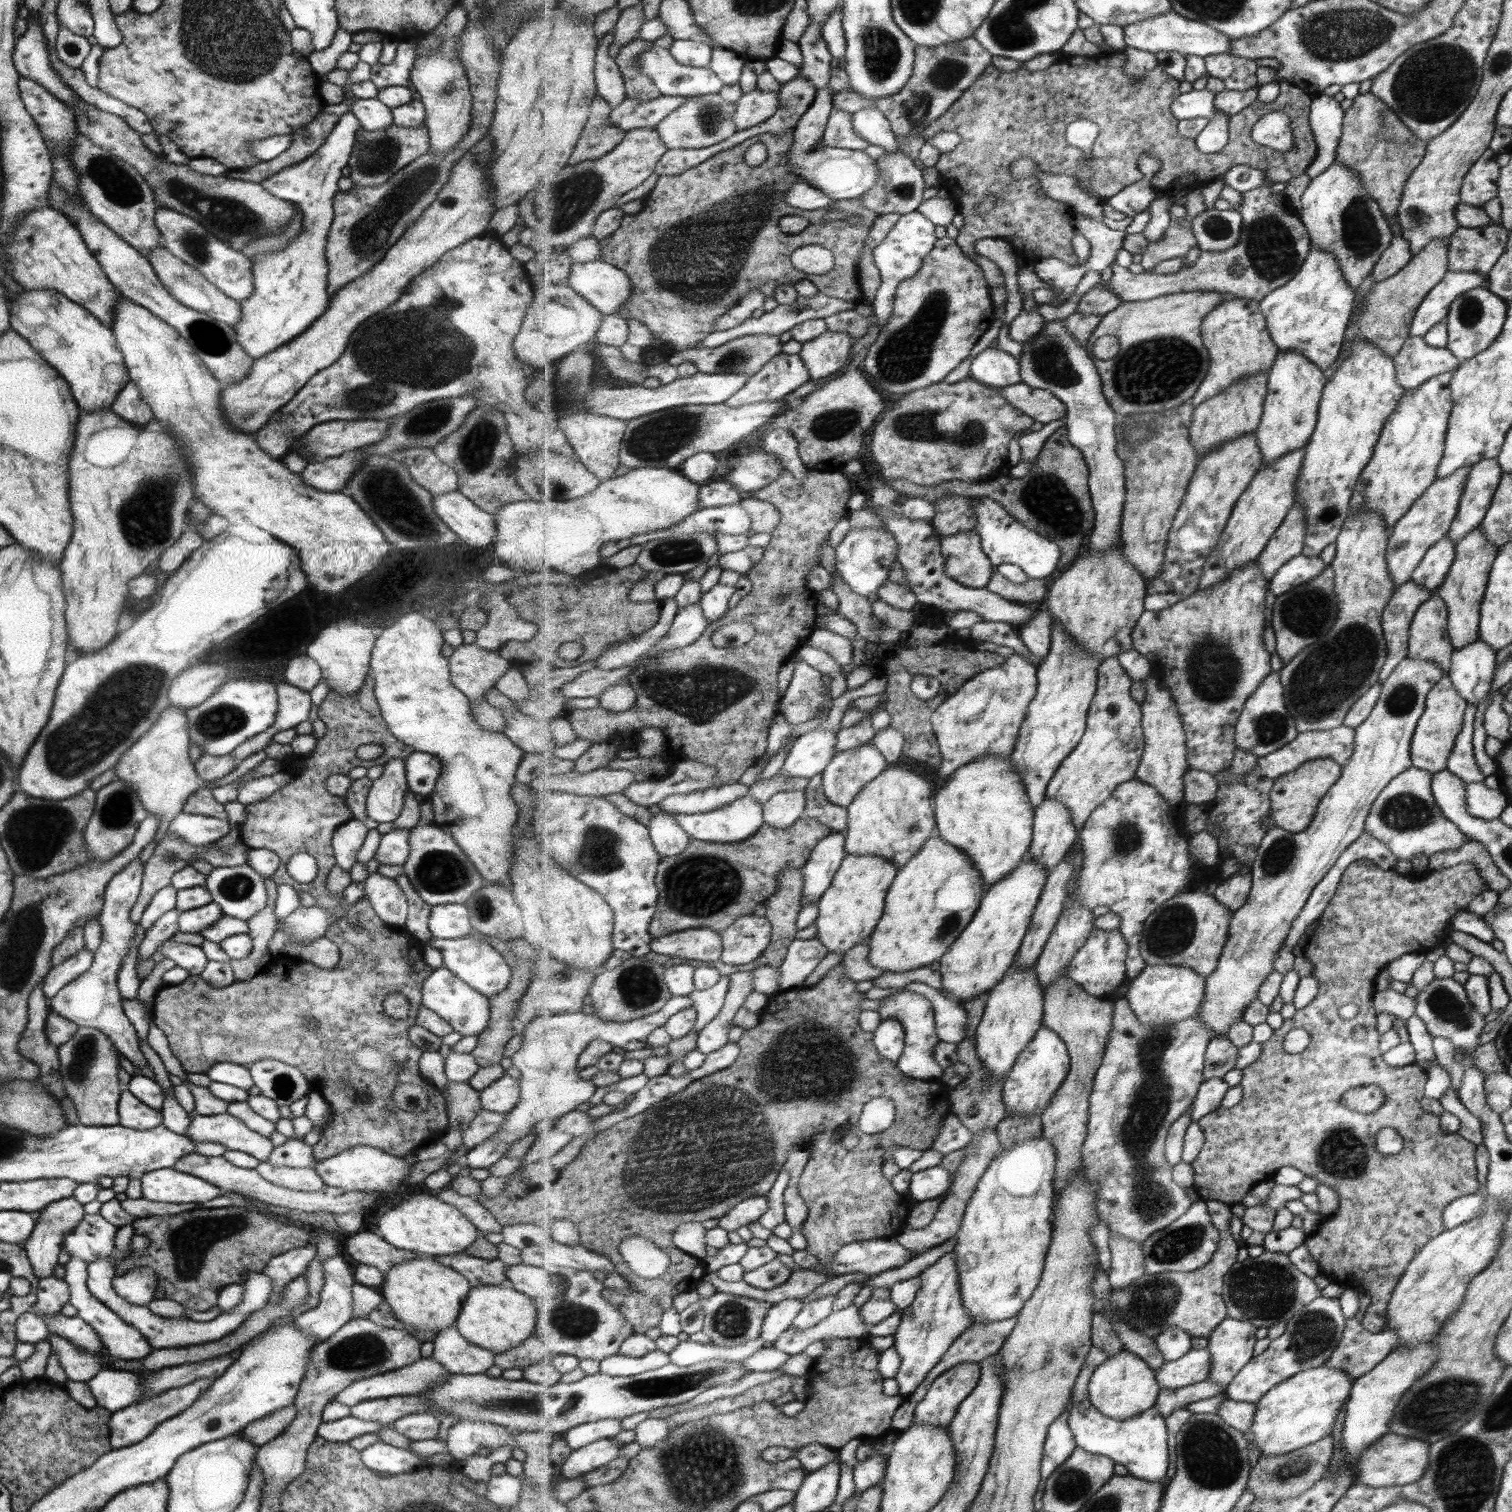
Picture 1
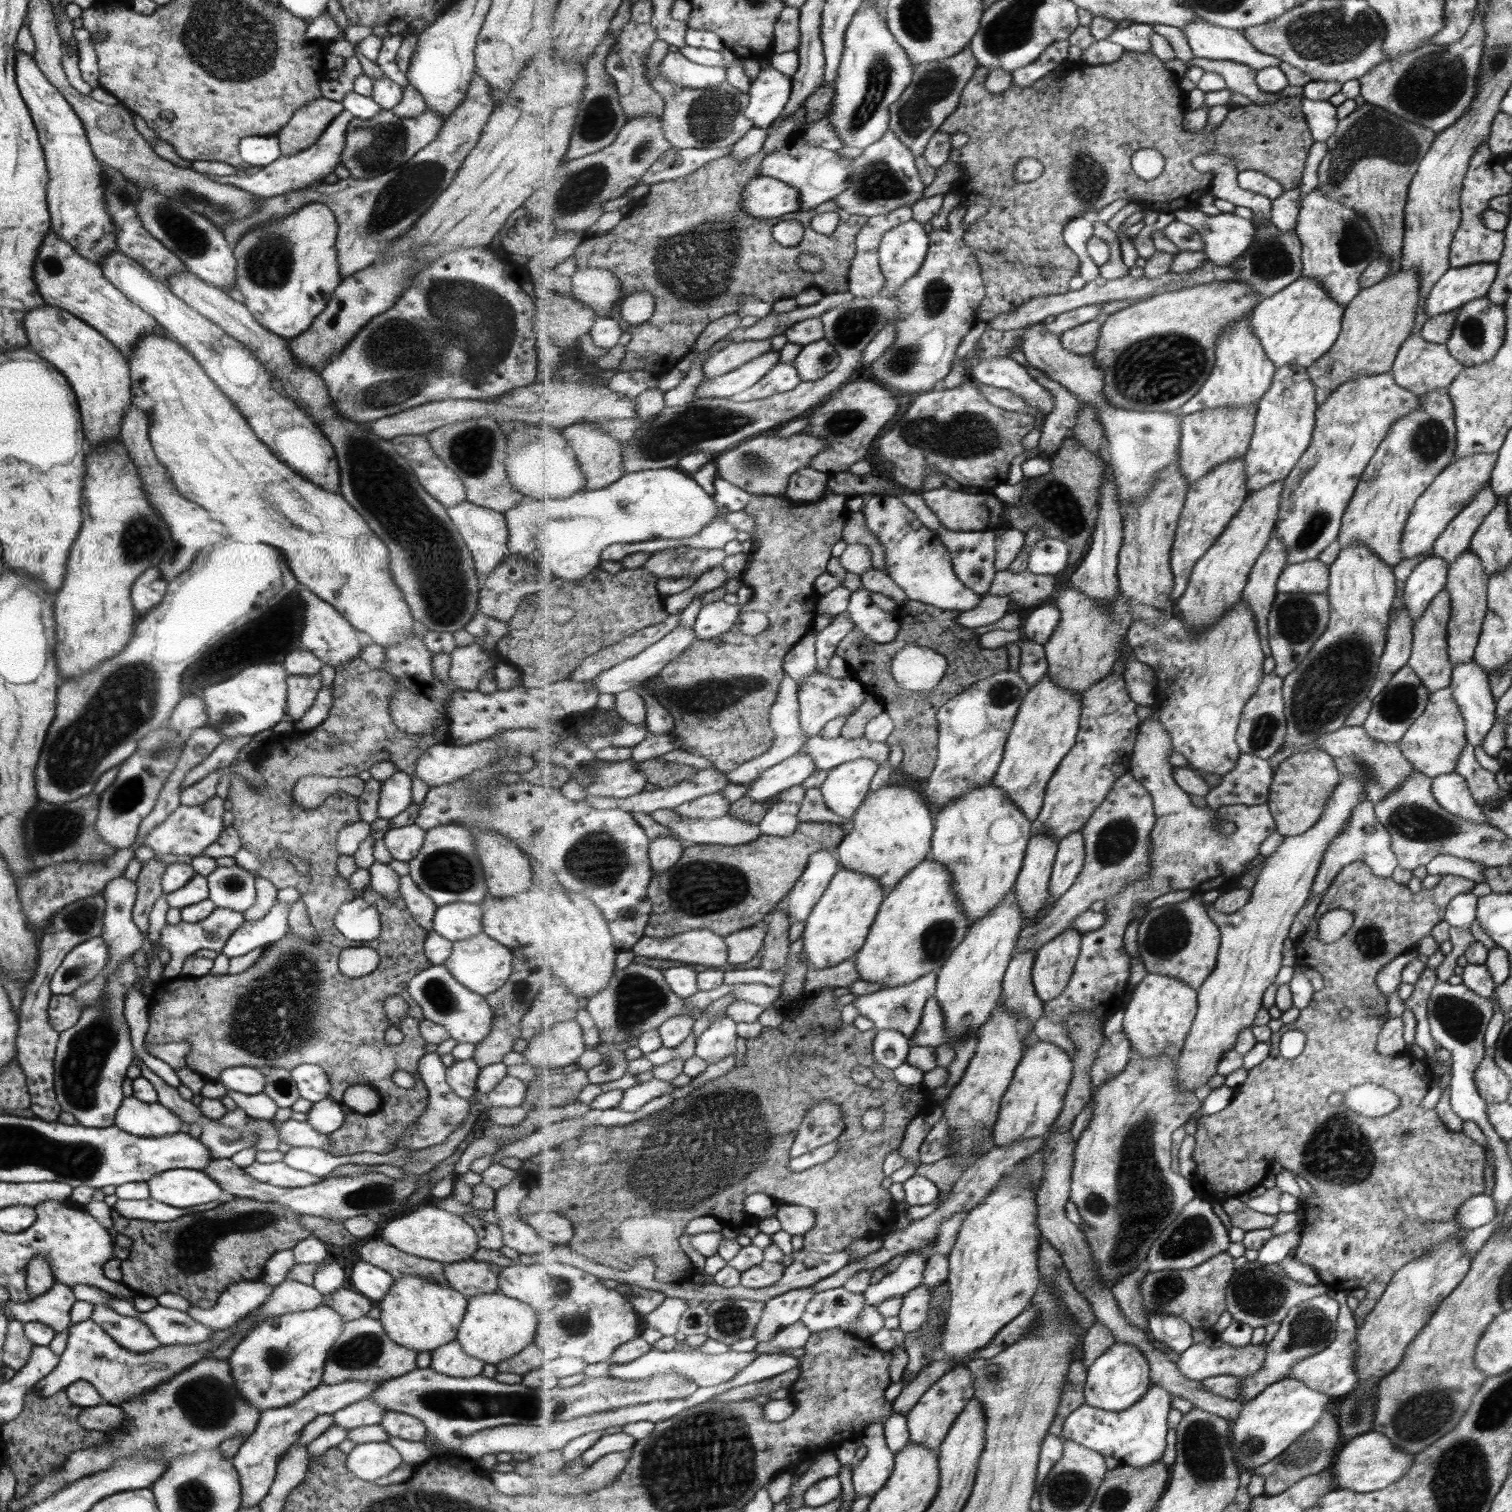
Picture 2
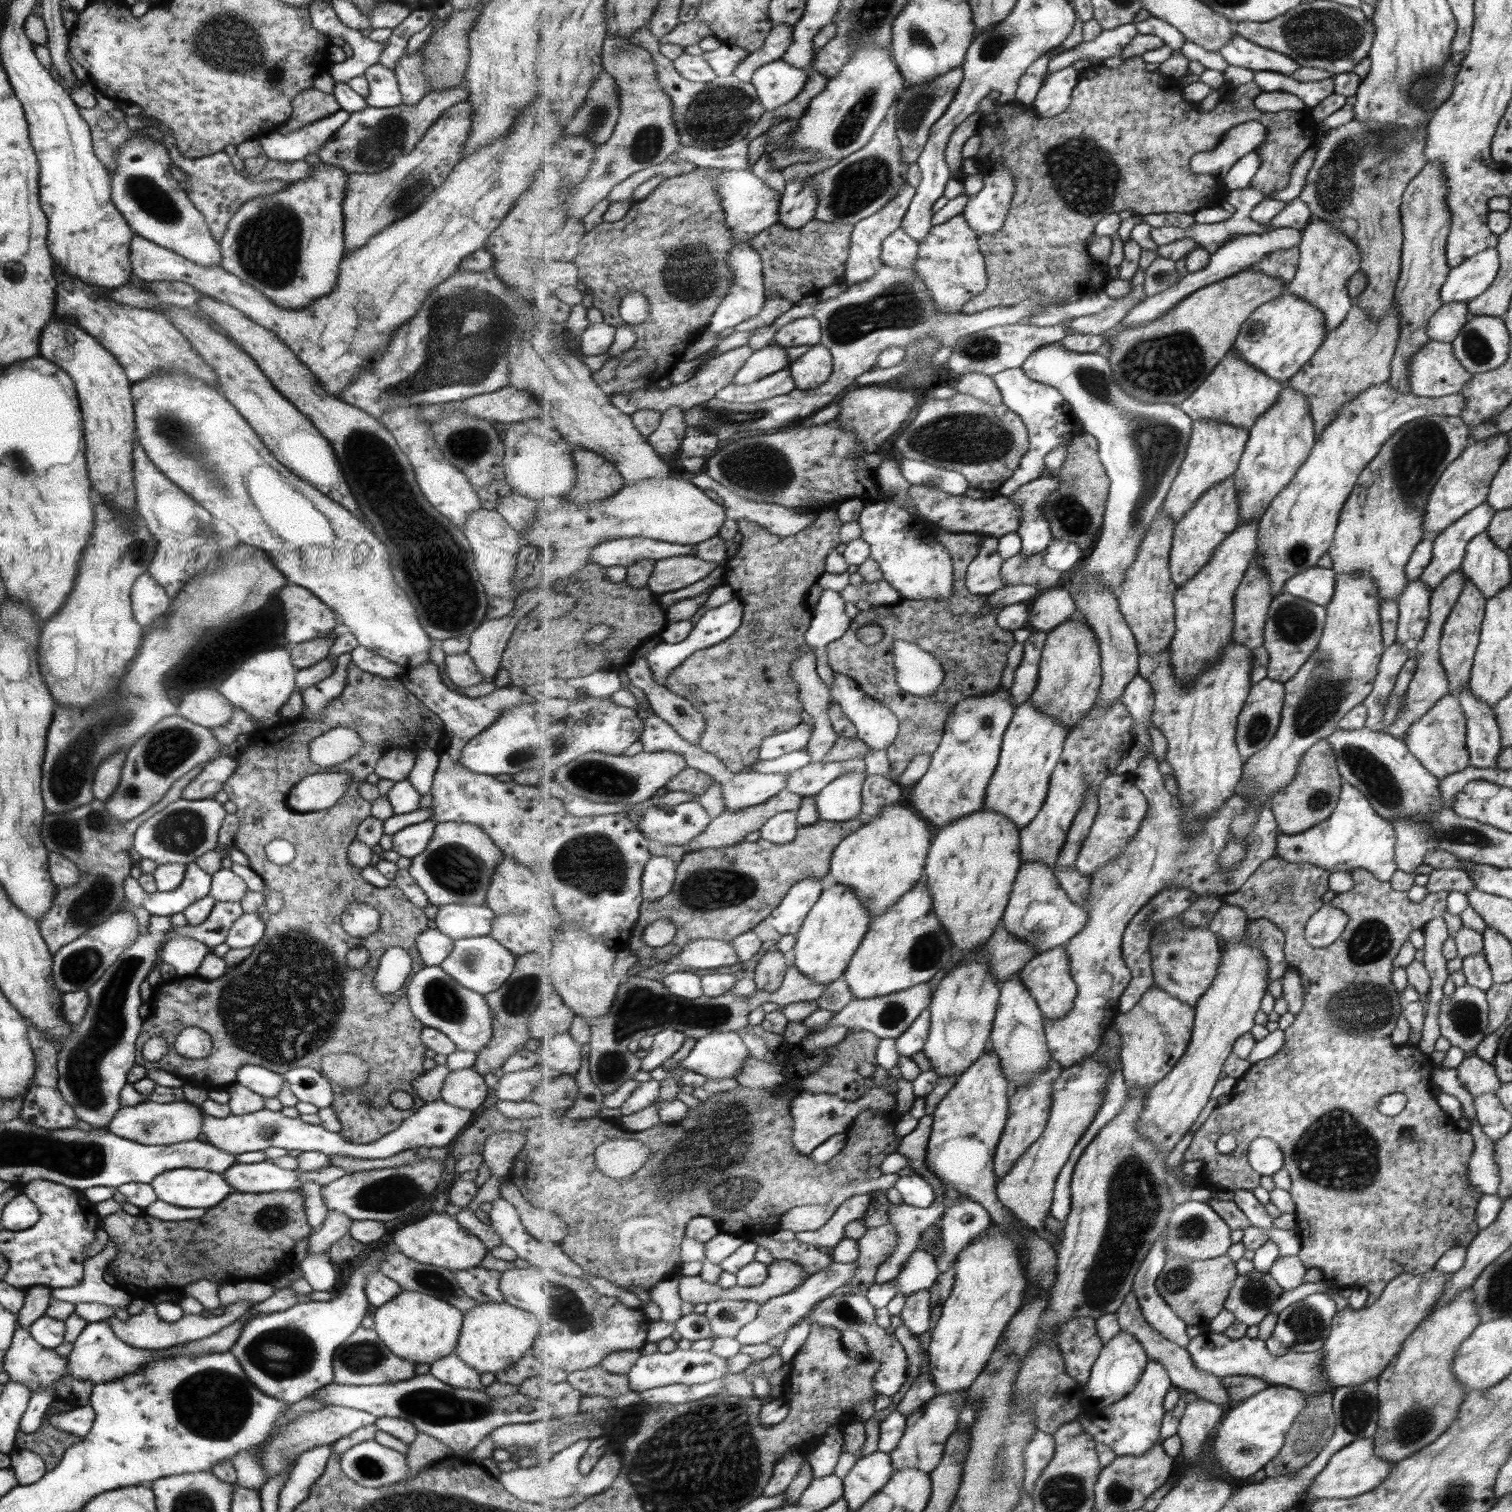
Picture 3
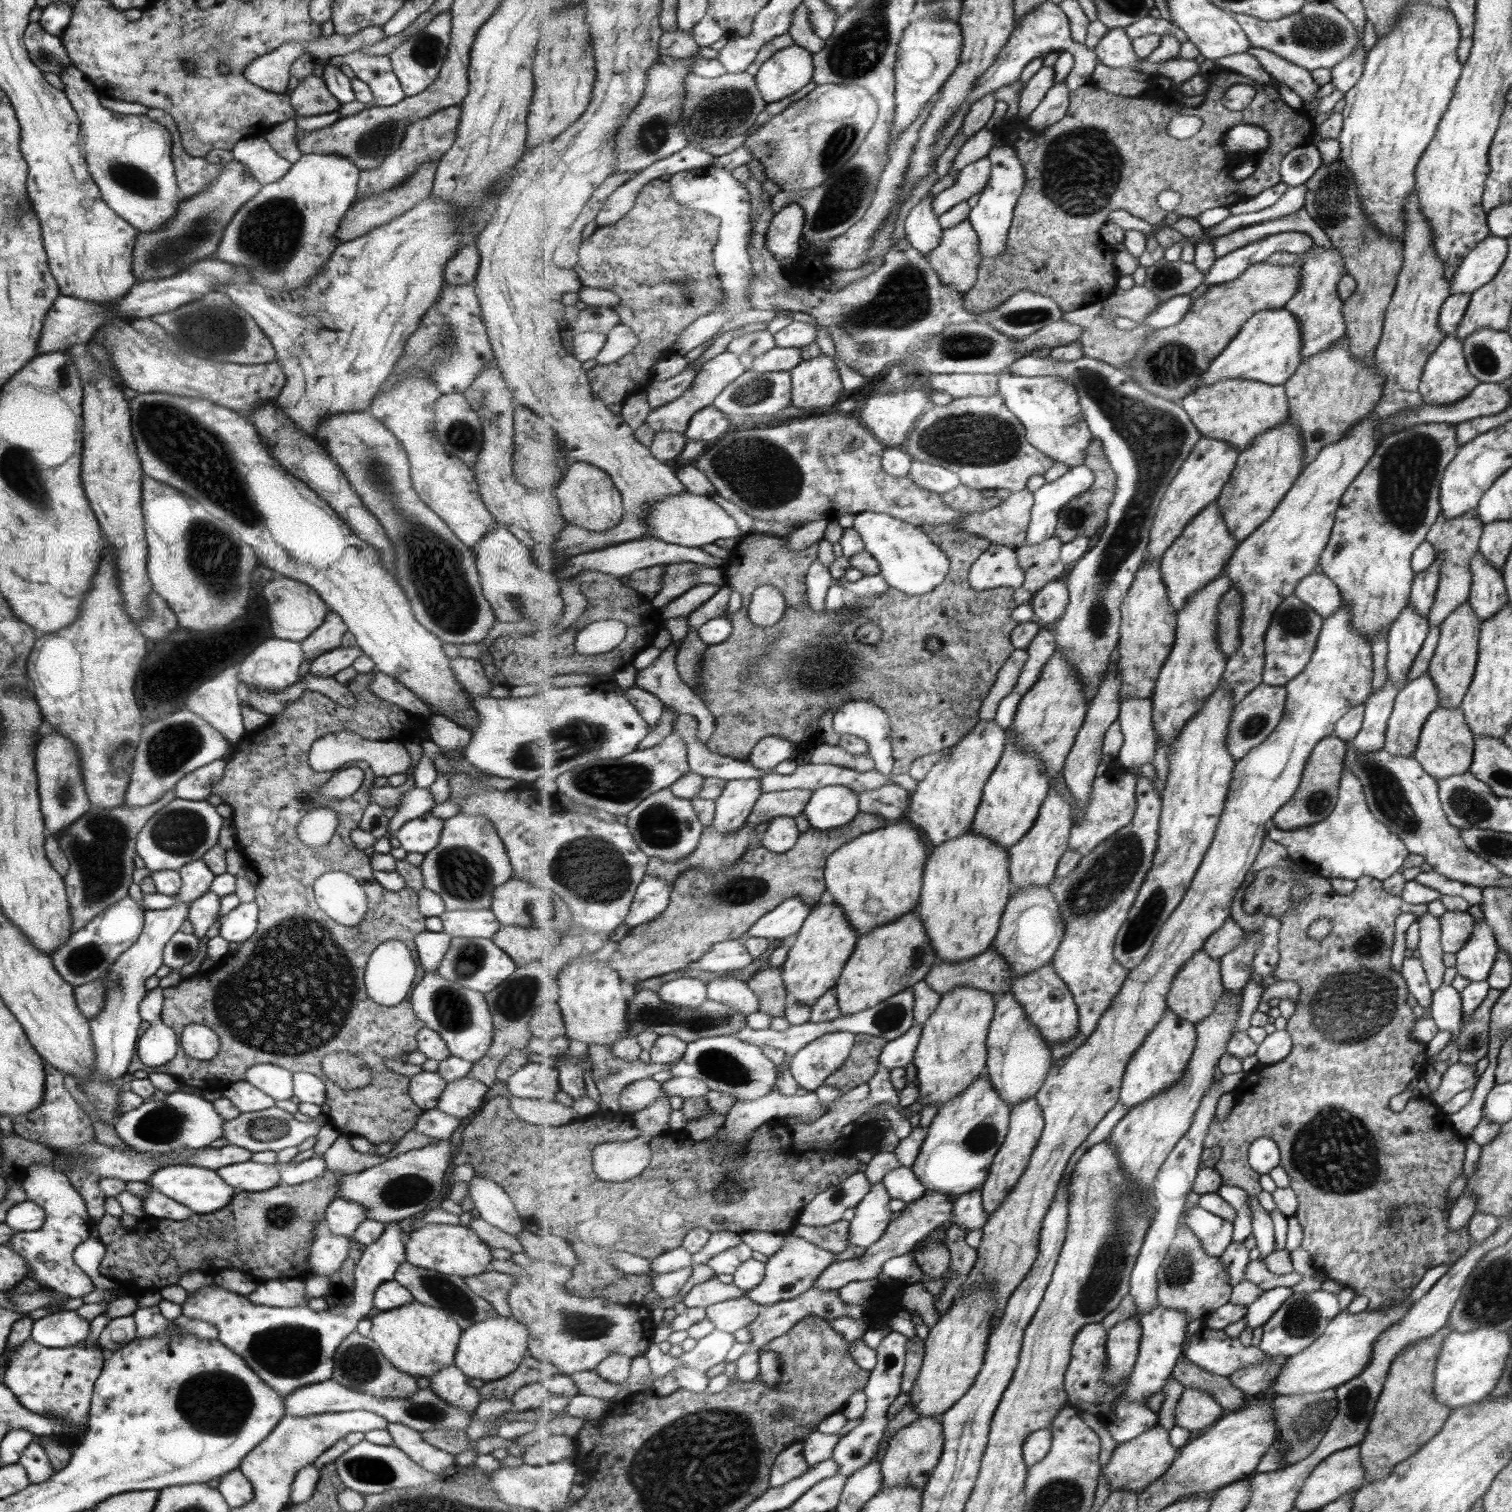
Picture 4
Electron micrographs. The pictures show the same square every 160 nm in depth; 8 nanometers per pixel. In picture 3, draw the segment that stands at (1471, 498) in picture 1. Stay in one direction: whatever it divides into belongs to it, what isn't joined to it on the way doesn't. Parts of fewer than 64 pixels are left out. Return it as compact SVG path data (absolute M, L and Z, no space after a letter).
M1482 502L1432 536L1430 561L1418 579L1433 589L1450 572L1459 571L1467 543L1486 529L1494 512L1486 502Z

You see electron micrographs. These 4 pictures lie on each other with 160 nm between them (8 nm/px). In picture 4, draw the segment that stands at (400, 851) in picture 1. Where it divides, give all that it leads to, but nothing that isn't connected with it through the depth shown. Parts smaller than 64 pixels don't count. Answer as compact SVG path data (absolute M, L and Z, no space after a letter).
M425 813L402 824L393 837L406 853L425 854L437 846L443 825L444 820Z

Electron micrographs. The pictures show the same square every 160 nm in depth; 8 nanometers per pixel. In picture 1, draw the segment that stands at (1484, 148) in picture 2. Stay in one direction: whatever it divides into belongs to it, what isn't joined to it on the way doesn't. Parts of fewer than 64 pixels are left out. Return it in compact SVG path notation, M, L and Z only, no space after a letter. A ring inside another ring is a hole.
M1483 152L1461 180L1460 202L1480 207L1487 200L1495 198L1497 179L1499 179L1499 166L1496 164L1496 154ZM1498 224L1476 229L1458 227L1447 245L1447 270L1486 276L1503 252L1507 236Z

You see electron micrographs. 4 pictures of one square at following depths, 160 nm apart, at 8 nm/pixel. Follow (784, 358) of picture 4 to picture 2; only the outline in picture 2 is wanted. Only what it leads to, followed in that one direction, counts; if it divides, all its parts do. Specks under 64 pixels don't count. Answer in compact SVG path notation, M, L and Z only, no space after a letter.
M771 351L723 376L705 377L697 389L696 398L731 399L733 395L755 386L779 361L780 351Z

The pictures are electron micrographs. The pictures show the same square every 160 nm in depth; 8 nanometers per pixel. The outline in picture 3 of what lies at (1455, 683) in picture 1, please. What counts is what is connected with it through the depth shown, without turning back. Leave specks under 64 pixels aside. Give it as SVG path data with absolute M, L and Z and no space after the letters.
M1467 682L1455 696L1465 718L1468 763L1475 768L1496 768L1496 758L1503 746L1493 707L1481 703L1470 691Z

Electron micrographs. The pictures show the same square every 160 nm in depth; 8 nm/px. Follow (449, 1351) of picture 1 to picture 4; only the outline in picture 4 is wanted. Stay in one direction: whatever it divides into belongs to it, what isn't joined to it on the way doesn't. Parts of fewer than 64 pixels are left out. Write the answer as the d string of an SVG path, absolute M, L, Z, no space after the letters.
M451 1365L428 1377L429 1386L445 1405L457 1407L463 1412L473 1414L479 1405L477 1388L471 1387L469 1379L455 1366Z

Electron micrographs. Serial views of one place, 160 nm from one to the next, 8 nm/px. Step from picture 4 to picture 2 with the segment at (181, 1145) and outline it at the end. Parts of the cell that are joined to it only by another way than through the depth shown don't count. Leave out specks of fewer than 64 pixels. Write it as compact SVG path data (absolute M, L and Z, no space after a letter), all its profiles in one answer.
M133 1096L123 1097L114 1114L114 1126L140 1138L161 1138L179 1133L181 1120L157 1101L141 1102Z

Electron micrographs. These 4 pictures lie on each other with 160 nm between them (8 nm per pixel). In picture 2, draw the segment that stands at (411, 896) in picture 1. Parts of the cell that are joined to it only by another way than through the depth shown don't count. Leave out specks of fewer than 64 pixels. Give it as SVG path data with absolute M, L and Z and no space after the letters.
M409 875L400 876L398 882L398 894L403 899L407 910L413 917L413 922L421 926L425 932L433 932L432 921L435 906L431 899L417 888L417 885Z

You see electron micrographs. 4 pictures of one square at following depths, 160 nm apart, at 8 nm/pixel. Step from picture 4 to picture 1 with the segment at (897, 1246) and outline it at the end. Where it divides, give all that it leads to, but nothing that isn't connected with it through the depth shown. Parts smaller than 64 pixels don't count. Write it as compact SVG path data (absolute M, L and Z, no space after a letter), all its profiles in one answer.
M787 1299L775 1303L767 1313L761 1338L770 1343L779 1340L781 1335L792 1326L803 1307L803 1299Z

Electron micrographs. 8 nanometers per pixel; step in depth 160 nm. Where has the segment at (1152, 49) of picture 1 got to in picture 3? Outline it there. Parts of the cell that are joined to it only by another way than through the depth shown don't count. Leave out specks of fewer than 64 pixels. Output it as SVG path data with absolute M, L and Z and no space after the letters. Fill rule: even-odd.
M1135 23L1103 30L1095 40L1091 42L1084 40L1079 46L1053 56L1044 66L1048 69L1046 76L1051 76L1054 72L1069 67L1077 61L1083 61L1085 58L1091 57L1102 62L1111 56L1121 56L1123 49L1129 46L1139 33ZM1236 33L1234 40L1219 52L1229 65L1254 71L1273 71L1293 77L1300 64L1282 52L1259 46Z

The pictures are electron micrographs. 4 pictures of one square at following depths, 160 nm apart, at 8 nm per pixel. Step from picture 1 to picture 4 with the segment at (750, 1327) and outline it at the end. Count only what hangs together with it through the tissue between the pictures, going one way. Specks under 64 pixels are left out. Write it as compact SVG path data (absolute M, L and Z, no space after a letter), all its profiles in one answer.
M742 1296L708 1306L706 1315L717 1329L734 1334L748 1327L760 1315L762 1307L751 1297Z

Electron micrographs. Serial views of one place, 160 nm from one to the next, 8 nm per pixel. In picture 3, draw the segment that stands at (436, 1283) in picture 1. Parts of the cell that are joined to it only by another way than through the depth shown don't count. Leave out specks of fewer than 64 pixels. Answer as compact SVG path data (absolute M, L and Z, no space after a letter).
M402 1290L395 1298L373 1312L373 1329L379 1340L401 1360L428 1364L454 1352L462 1325L462 1312L454 1306L421 1294Z

